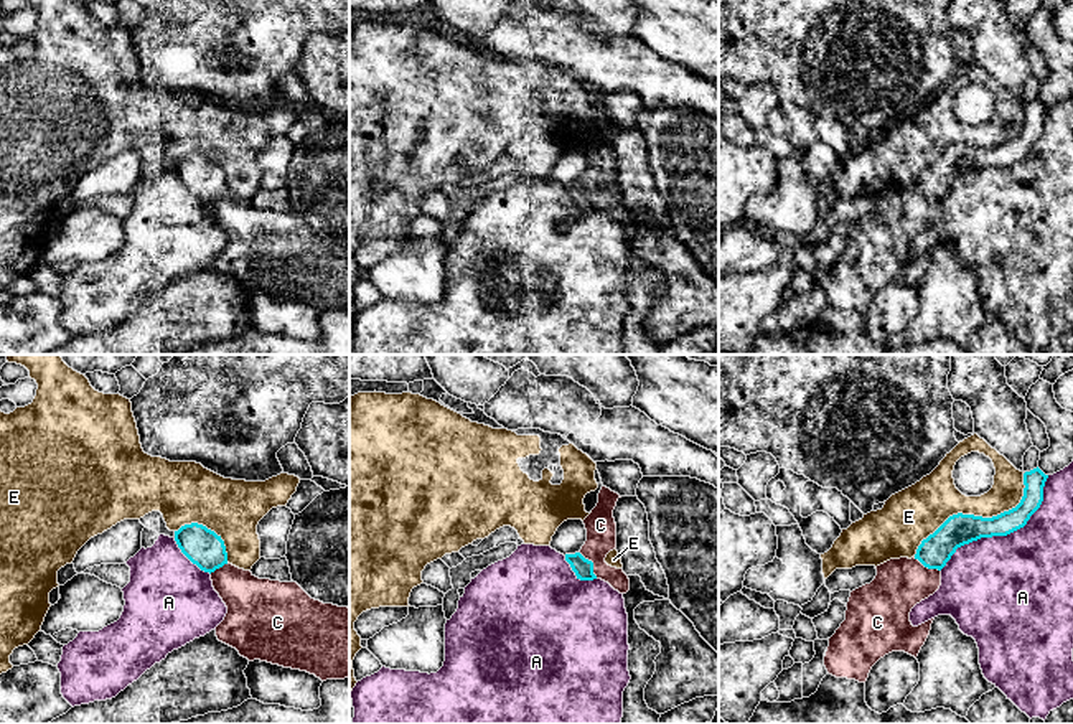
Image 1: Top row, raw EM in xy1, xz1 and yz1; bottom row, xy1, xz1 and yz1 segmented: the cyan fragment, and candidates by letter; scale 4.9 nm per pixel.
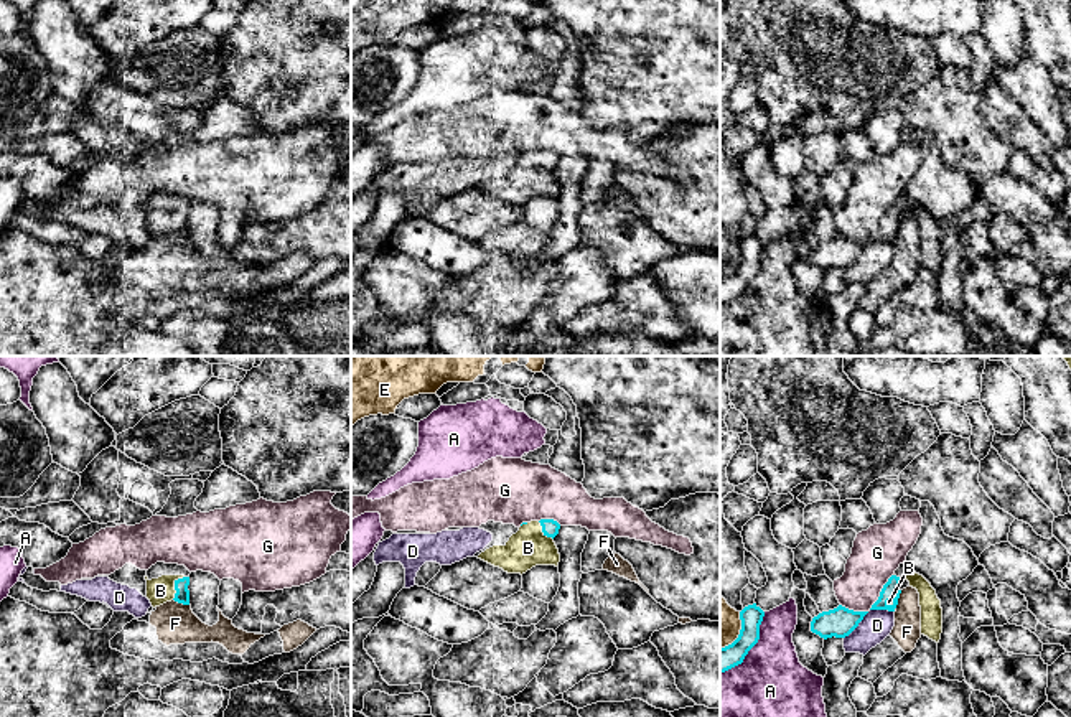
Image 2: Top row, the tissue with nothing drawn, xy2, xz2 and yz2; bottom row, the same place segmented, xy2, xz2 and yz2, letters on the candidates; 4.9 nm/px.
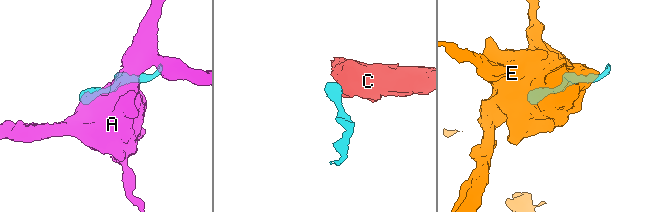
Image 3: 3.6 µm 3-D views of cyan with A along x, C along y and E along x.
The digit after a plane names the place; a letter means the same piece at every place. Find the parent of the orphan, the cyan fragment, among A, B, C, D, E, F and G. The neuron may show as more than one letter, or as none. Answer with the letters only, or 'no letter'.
B

